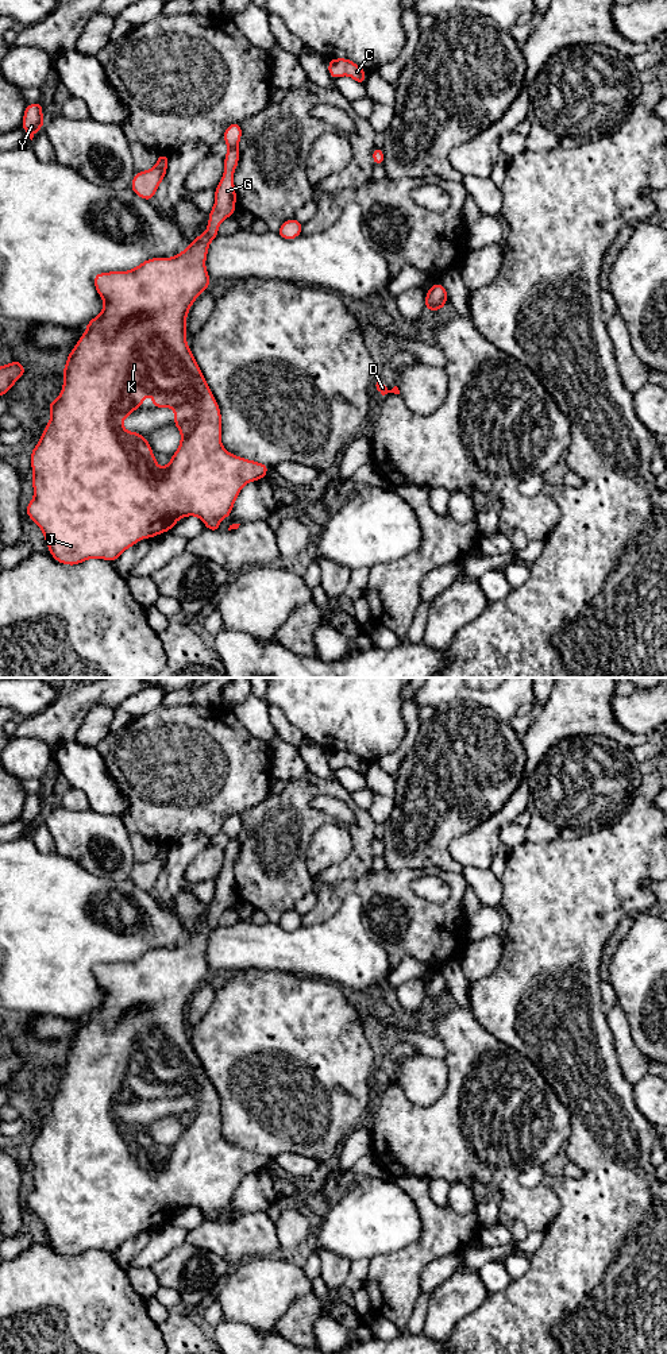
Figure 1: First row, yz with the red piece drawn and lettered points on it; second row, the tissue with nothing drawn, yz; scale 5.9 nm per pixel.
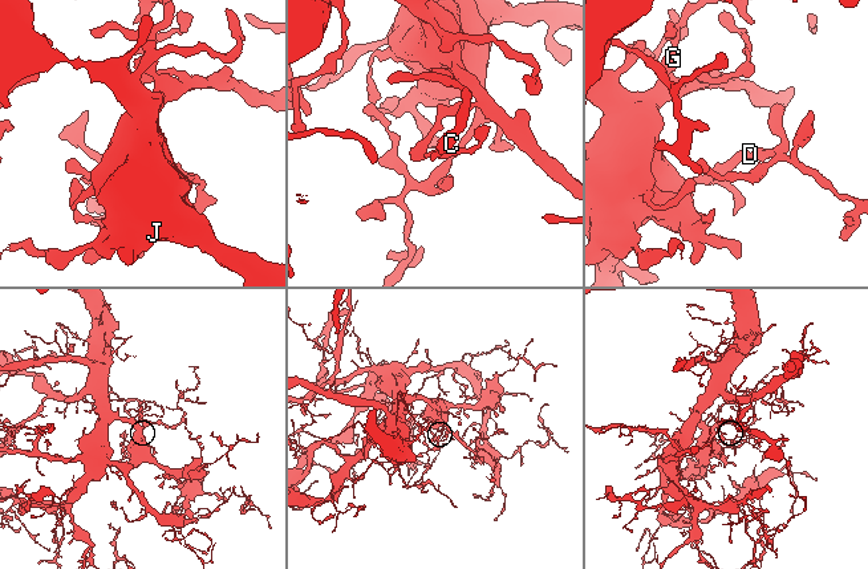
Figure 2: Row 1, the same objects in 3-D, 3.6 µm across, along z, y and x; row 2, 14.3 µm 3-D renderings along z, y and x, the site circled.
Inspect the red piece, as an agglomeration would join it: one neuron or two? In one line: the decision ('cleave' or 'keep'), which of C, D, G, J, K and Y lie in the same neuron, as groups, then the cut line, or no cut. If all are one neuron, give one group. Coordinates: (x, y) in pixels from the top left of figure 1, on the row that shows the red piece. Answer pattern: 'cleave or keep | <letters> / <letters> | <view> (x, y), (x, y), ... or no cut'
keep | C D G J K Y | no cut

